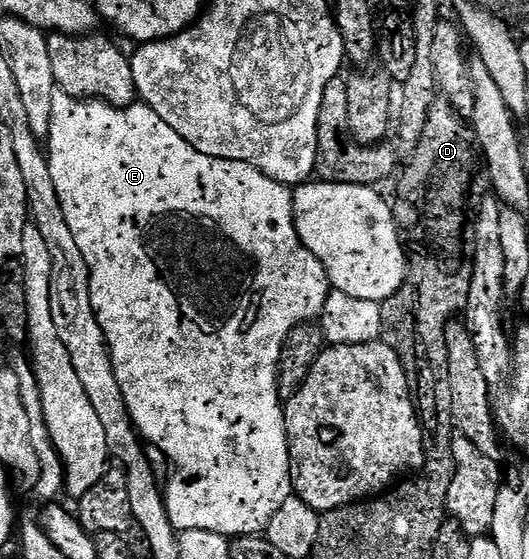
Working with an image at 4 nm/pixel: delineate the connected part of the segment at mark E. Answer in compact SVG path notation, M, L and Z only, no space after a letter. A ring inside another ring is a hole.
M102 100L77 102L74 105L69 124L58 119L50 126L47 157L51 178L55 178L55 194L59 194L59 202L63 206L63 218L67 218L67 226L71 226L71 234L75 234L75 242L89 267L91 306L109 344L115 378L119 382L129 417L138 433L150 445L153 443L173 467L173 477L169 485L166 483L163 488L167 514L178 533L211 530L230 538L264 533L275 512L289 496L294 495L293 479L289 473L289 435L285 410L277 389L279 354L287 334L291 334L295 326L308 324L320 317L321 307L327 302L331 291L325 269L315 254L301 245L297 227L293 224L293 193L286 185L263 174L255 166L238 160L215 158L195 150L144 102L134 102L125 108L116 108Z

